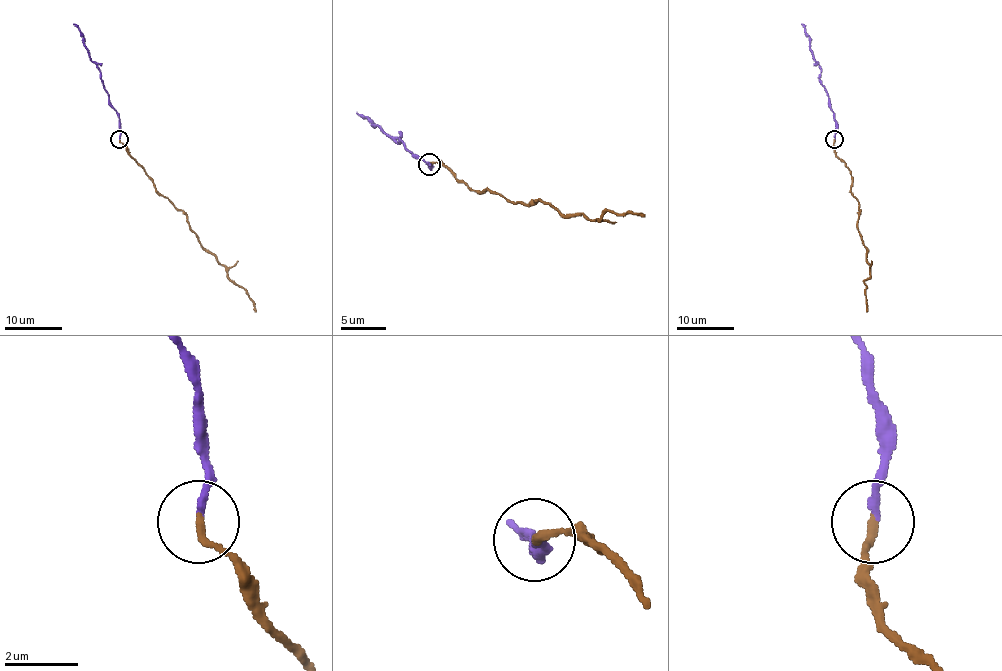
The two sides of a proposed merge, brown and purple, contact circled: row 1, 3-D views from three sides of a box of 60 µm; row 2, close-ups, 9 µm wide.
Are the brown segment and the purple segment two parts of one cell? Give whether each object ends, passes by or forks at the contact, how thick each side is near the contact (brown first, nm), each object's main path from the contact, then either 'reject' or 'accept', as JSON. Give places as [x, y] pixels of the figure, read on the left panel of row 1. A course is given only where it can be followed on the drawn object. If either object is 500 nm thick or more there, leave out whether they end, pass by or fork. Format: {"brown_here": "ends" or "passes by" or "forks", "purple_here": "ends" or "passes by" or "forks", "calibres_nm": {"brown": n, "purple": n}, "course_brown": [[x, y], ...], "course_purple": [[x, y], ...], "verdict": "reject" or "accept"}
{"brown_here": "ends", "purple_here": "ends", "calibres_nm": {"brown": 240, "purple": 190}, "course_brown": [[119, 139], [159, 193], [187, 216], [191, 230], [223, 265], [227, 275], [246, 291], [256, 311]], "course_purple": [[119, 139], [119, 113], [101, 83], [98, 67], [84, 44], [84, 35], [72, 24]], "verdict": "accept"}

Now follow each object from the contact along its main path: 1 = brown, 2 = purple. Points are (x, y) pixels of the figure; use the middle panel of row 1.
1: (429, 164), (442, 164), (472, 191), (526, 204), (542, 200), (562, 213), (592, 220), (608, 211), (644, 216)
2: (429, 166), (356, 111)

